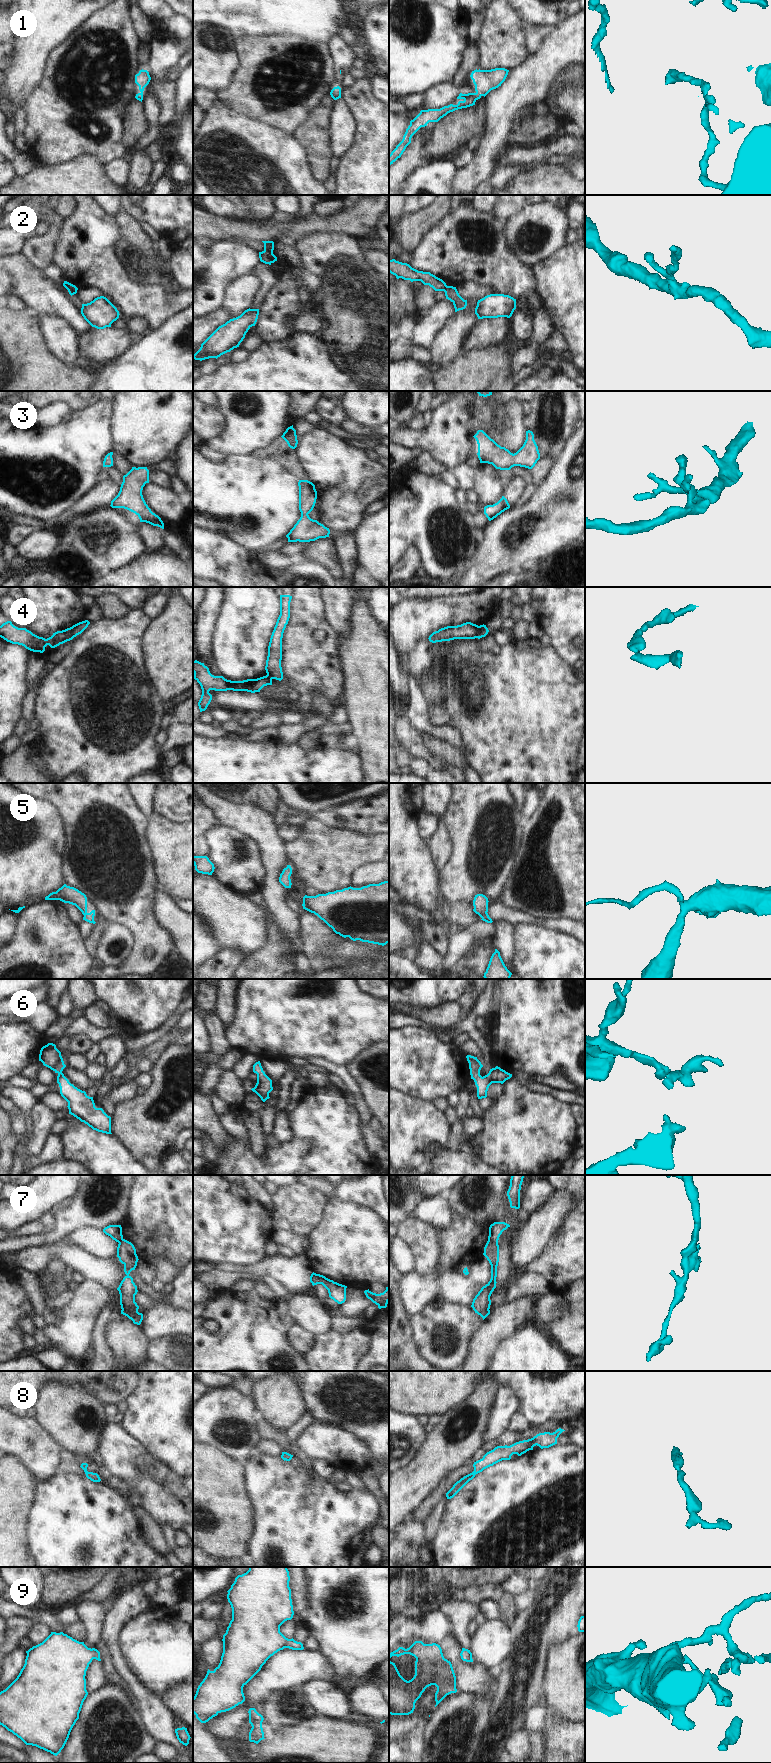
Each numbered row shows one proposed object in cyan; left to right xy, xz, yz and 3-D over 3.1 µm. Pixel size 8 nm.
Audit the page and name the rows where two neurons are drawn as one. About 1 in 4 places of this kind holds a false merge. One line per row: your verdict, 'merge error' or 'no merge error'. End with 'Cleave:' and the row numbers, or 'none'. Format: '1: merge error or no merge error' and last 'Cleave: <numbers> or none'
1: no merge error
2: merge error
3: no merge error
4: merge error
5: no merge error
6: no merge error
7: merge error
8: no merge error
9: no merge error
Cleave: 2, 4, 7

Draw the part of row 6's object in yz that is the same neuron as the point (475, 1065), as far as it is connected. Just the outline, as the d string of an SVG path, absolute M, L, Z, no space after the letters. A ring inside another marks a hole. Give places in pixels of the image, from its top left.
M467 1055L466 1058L469 1063L471 1079L474 1080L475 1085L477 1087L478 1099L487 1097L488 1088L492 1083L503 1084L506 1080L512 1077L512 1074L506 1072L498 1066L490 1069L489 1073L482 1077L480 1075L480 1070L483 1065L477 1059L477 1057Z

